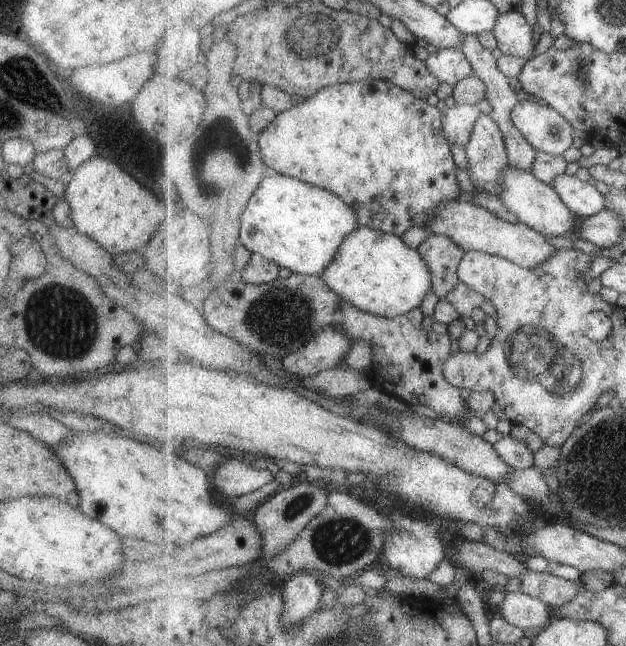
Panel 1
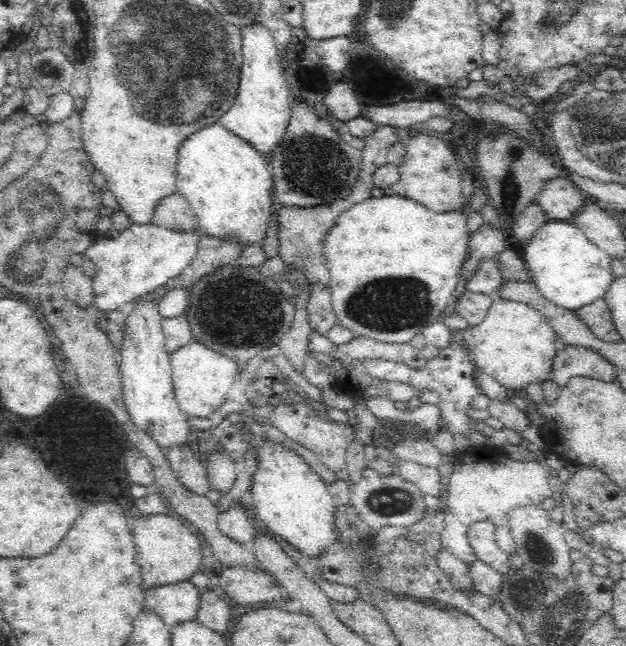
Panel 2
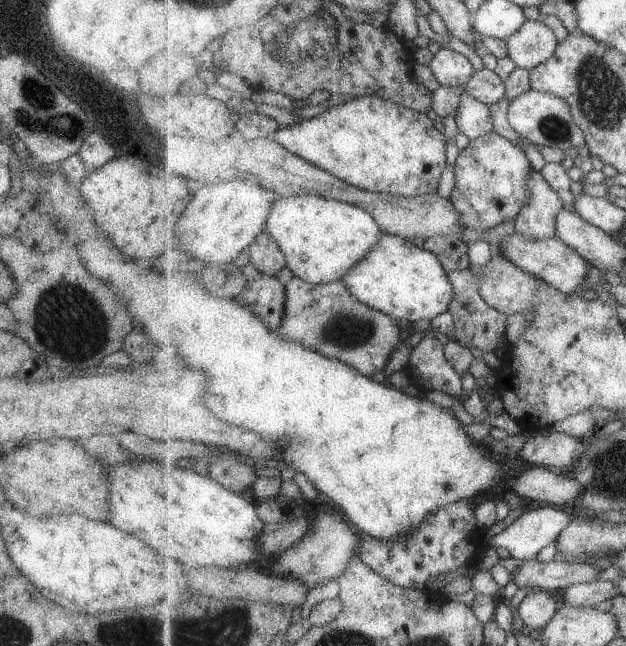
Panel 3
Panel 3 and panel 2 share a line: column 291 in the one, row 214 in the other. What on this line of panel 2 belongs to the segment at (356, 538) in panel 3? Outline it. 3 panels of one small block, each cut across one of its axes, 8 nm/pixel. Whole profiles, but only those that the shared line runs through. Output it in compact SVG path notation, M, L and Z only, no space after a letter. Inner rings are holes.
M563 175L549 180L534 201L550 220L566 221L574 218L584 207L580 193L579 188Z

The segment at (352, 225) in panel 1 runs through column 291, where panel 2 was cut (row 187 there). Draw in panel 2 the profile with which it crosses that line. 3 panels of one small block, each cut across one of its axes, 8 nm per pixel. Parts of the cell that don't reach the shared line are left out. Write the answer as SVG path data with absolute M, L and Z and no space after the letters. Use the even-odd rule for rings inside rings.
M218 122L184 139L177 154L177 192L186 197L206 235L248 245L265 240L273 186L268 158Z

